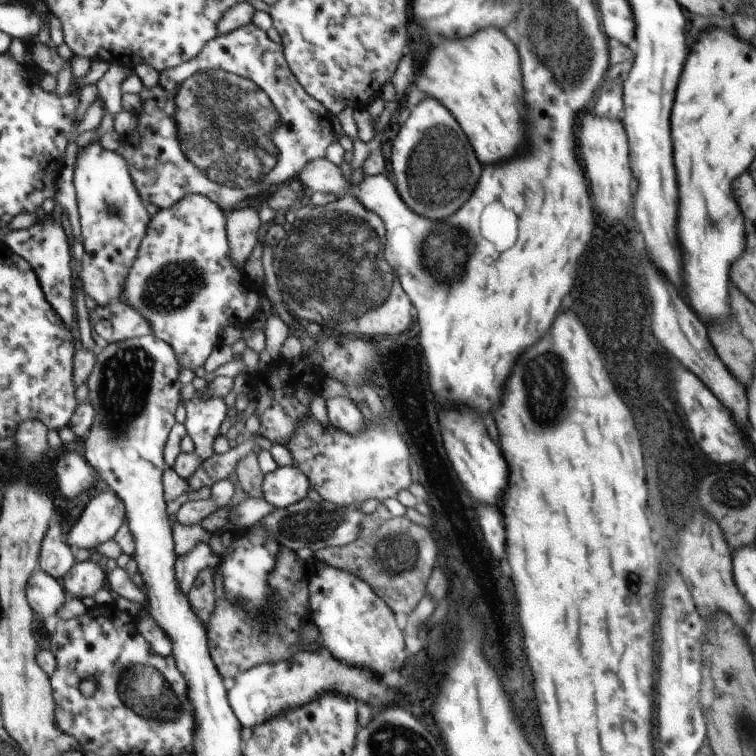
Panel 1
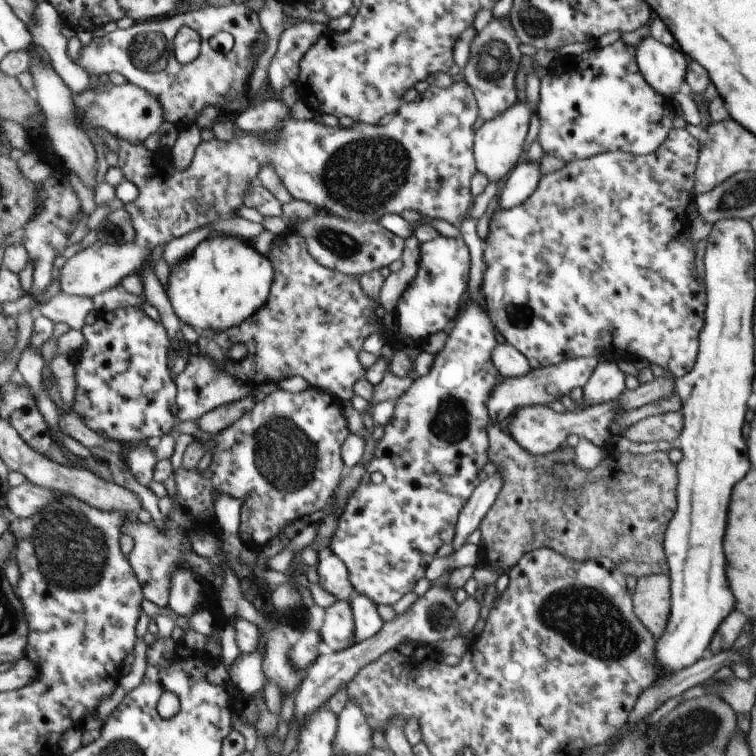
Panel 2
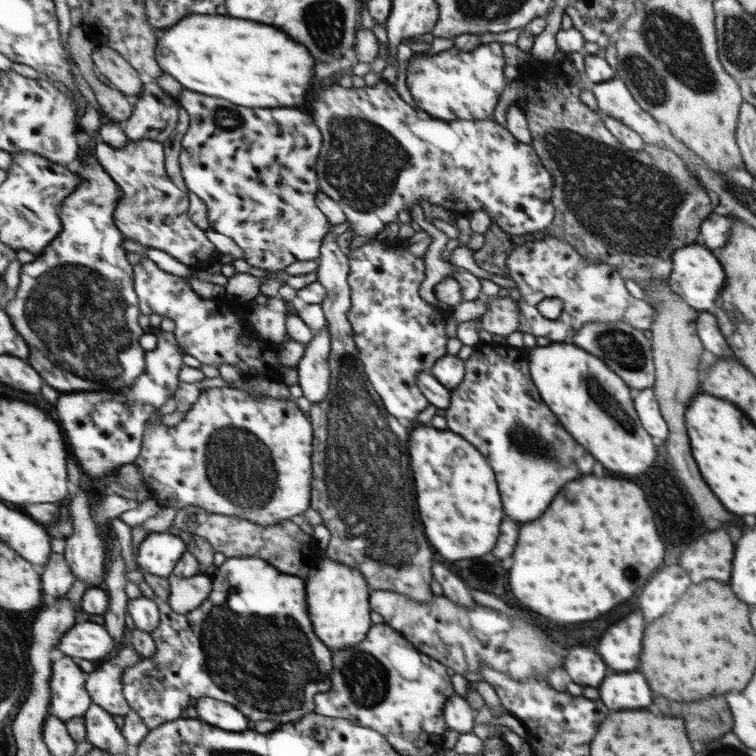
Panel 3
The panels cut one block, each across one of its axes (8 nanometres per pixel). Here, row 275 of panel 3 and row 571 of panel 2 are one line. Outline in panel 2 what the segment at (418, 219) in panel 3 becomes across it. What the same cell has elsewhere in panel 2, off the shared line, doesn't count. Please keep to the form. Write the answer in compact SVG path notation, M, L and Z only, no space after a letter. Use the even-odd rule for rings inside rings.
M472 543L464 544L462 548L458 548L447 558L437 558L434 563L427 567L426 579L430 582L438 580L444 574L452 572L464 566L475 566L480 556L479 545Z

